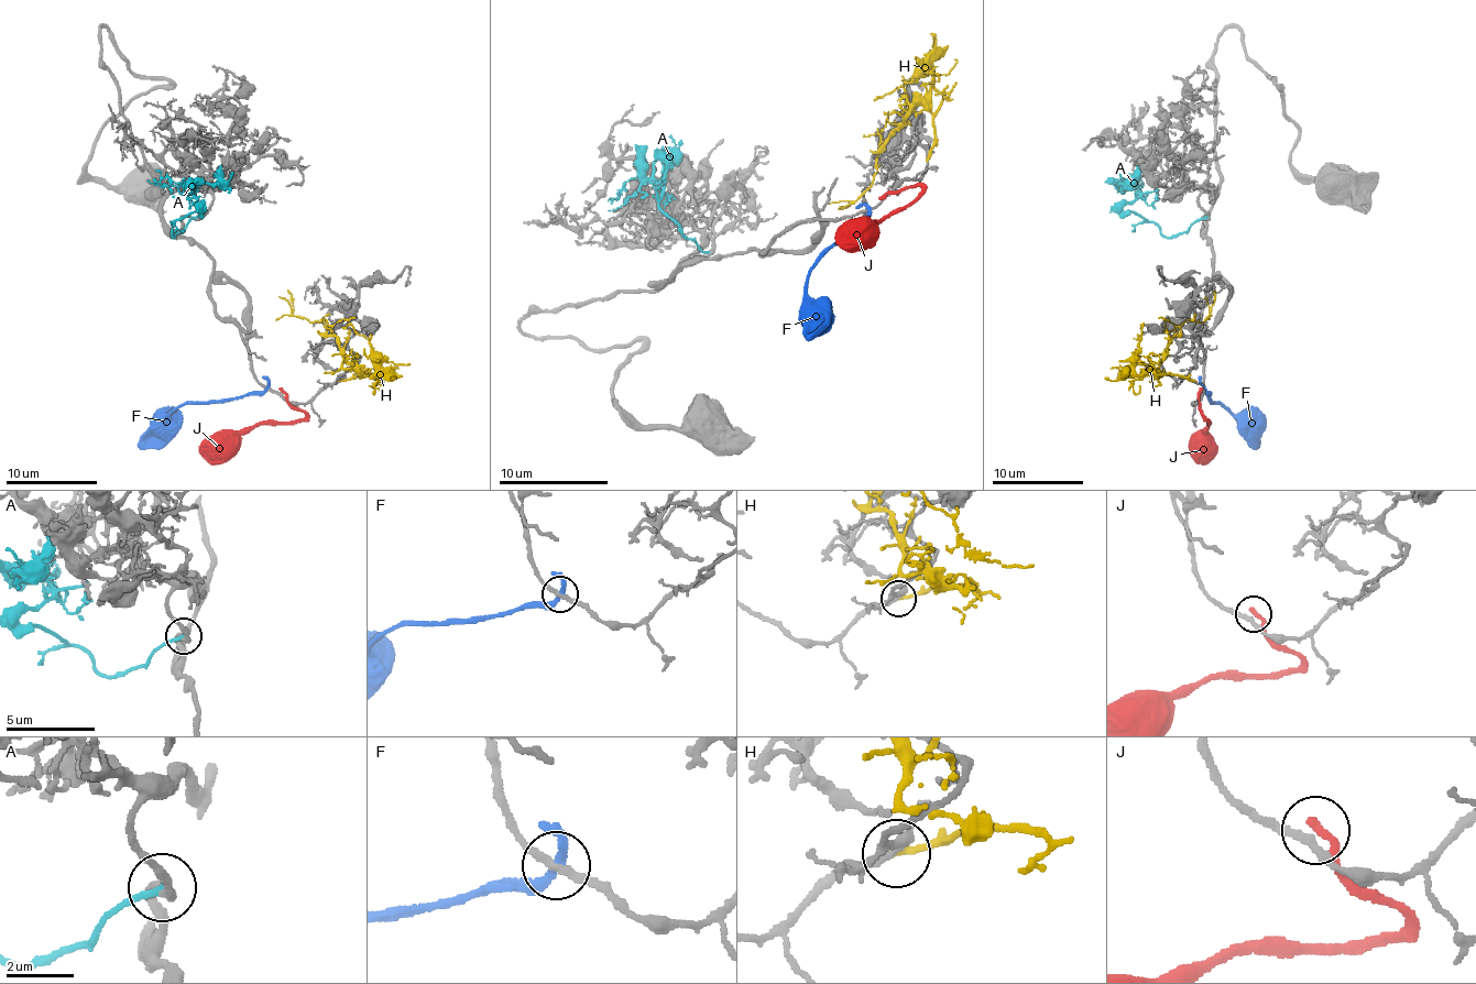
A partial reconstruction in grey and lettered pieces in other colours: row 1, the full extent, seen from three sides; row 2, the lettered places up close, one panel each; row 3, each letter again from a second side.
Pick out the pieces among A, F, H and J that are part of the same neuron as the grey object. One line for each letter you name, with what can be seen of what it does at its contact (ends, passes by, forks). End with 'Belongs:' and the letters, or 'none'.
A: It ends there
Belongs: A

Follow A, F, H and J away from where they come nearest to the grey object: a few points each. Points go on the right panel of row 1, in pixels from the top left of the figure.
A: (1206, 217), (1168, 238), (1151, 221), (1123, 208), (1140, 194), (1122, 183), (1138, 164)
F: (1203, 389), (1207, 400), (1221, 402), (1232, 413), (1242, 415), (1254, 432), (1258, 447)
H: (1193, 381), (1181, 374), (1160, 372), (1157, 368), (1173, 331), (1188, 319), (1203, 321), (1214, 290)
J: (1201, 391), (1198, 406), (1209, 423), (1196, 432), (1202, 450)

